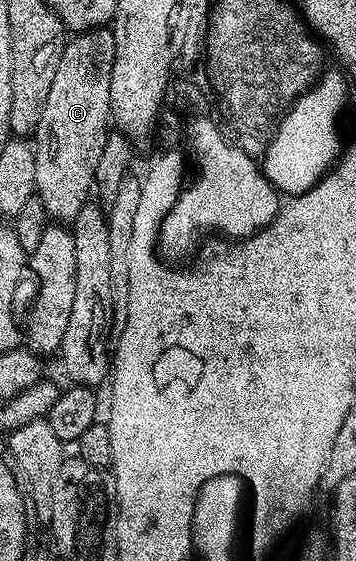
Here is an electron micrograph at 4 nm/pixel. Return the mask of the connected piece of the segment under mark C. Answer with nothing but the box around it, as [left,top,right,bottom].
[35,27,115,223]

